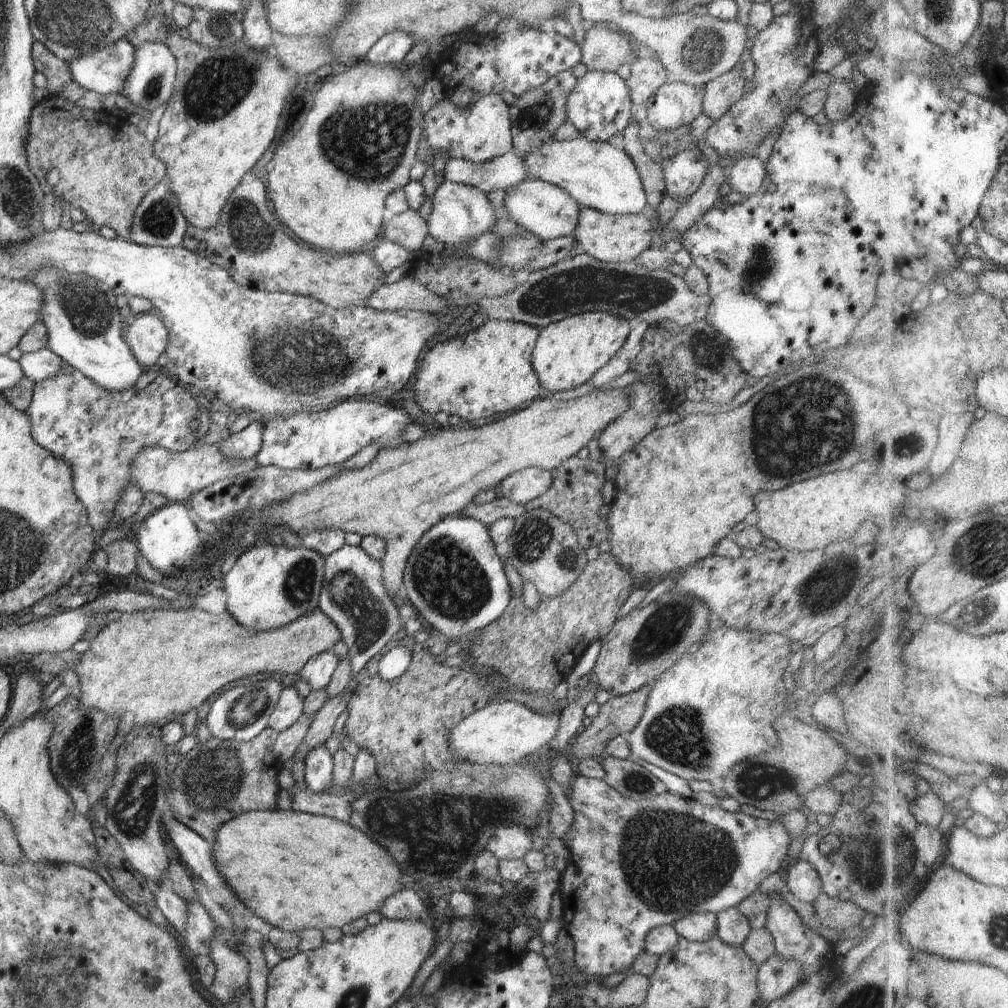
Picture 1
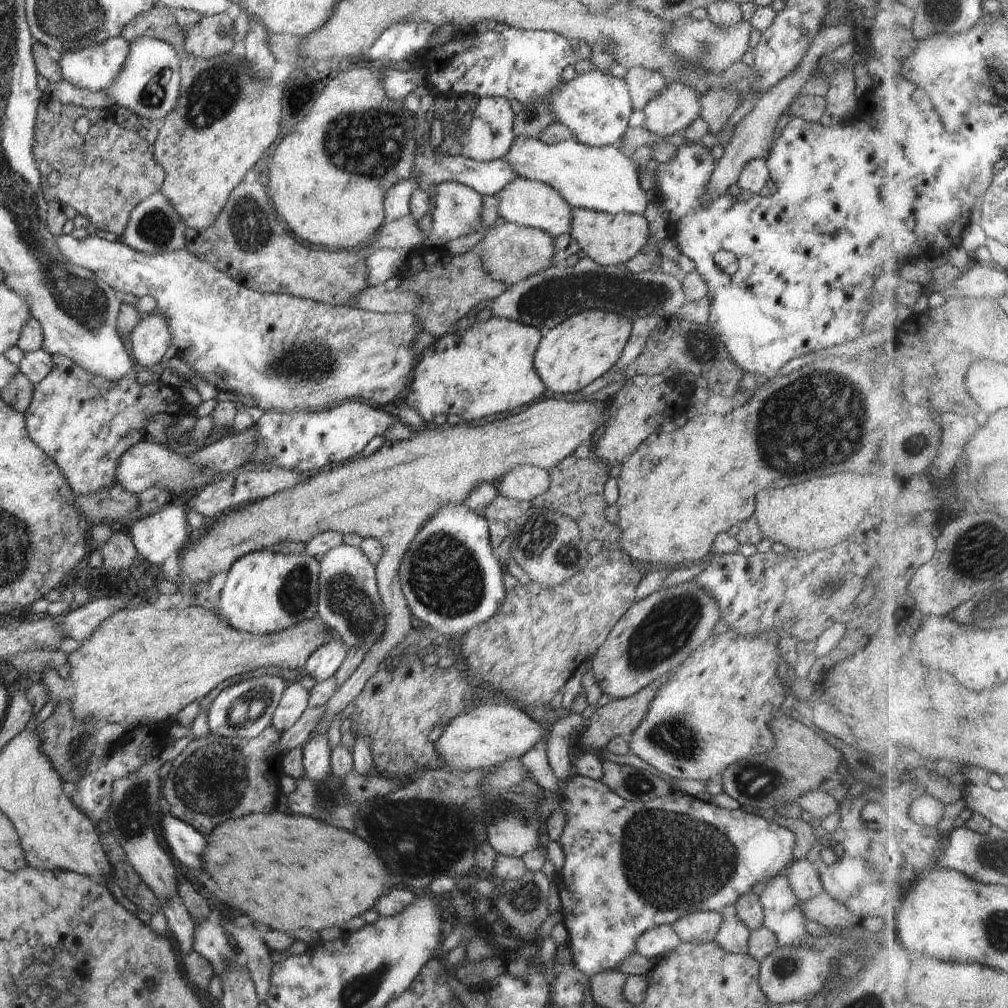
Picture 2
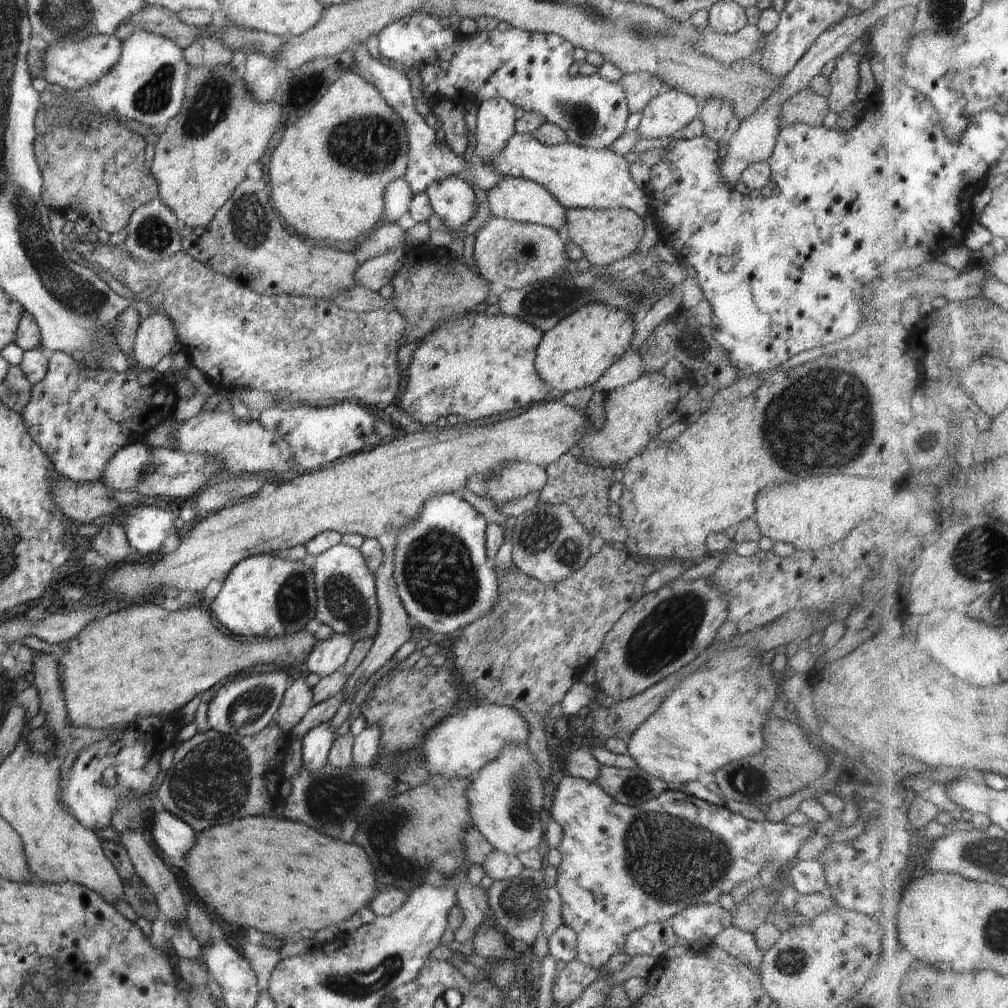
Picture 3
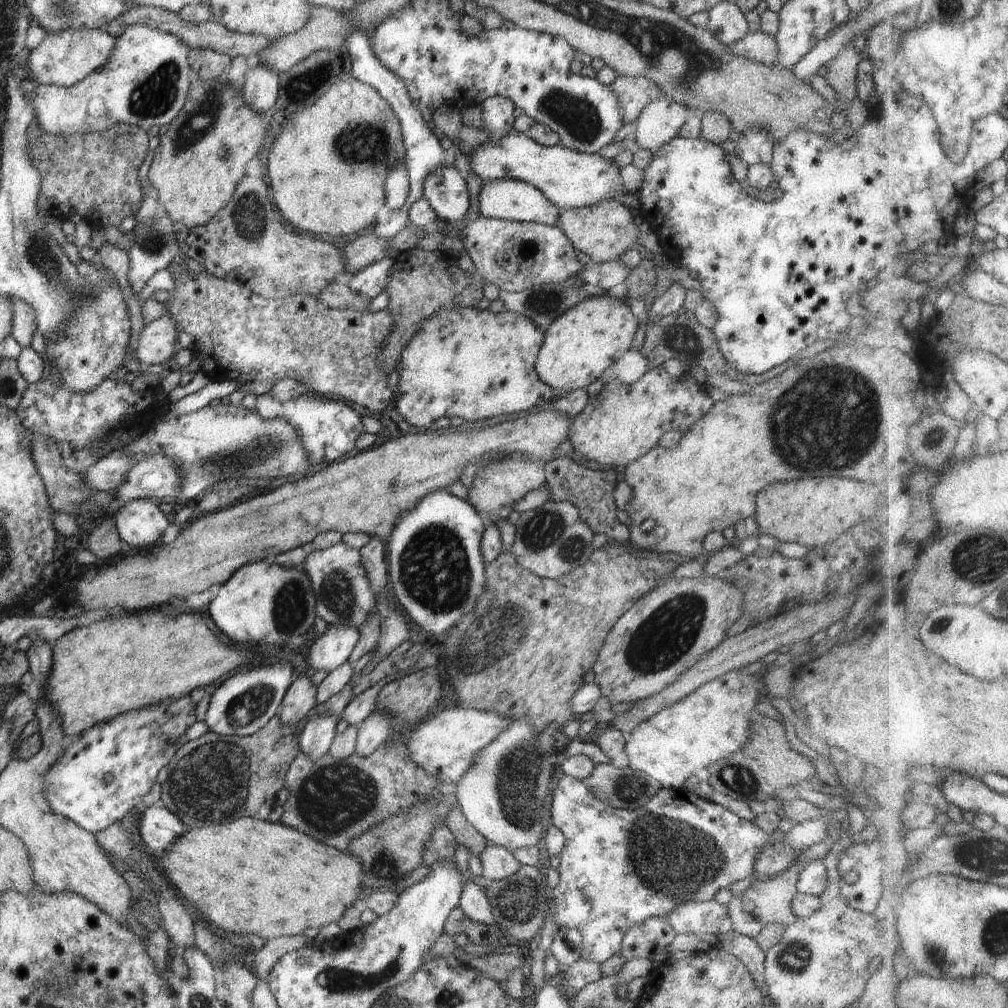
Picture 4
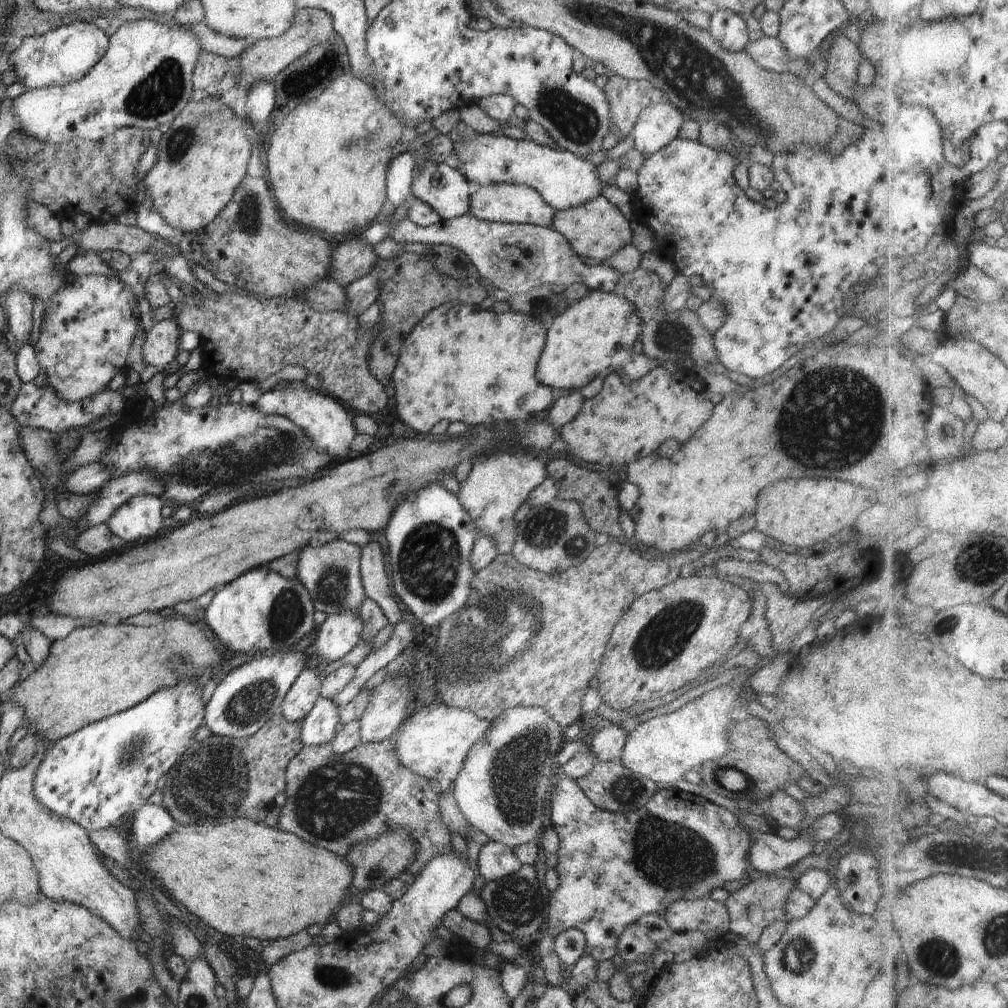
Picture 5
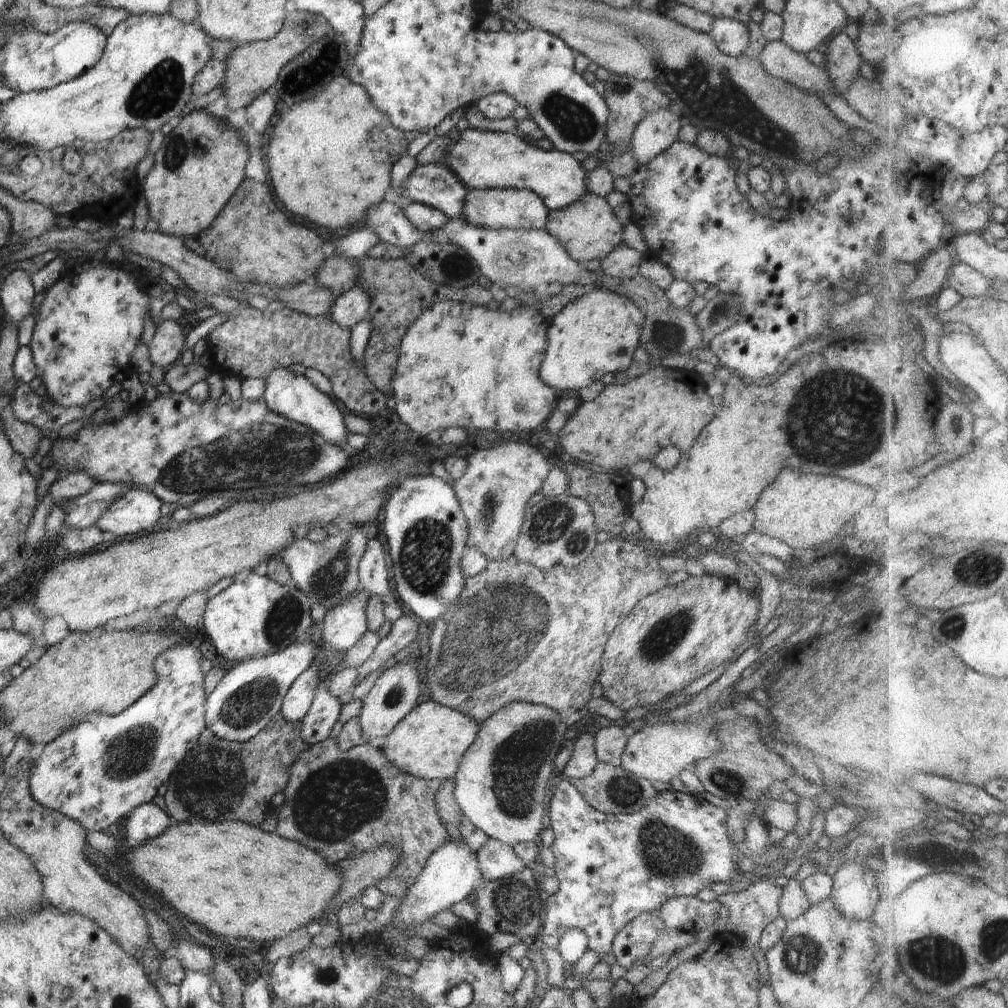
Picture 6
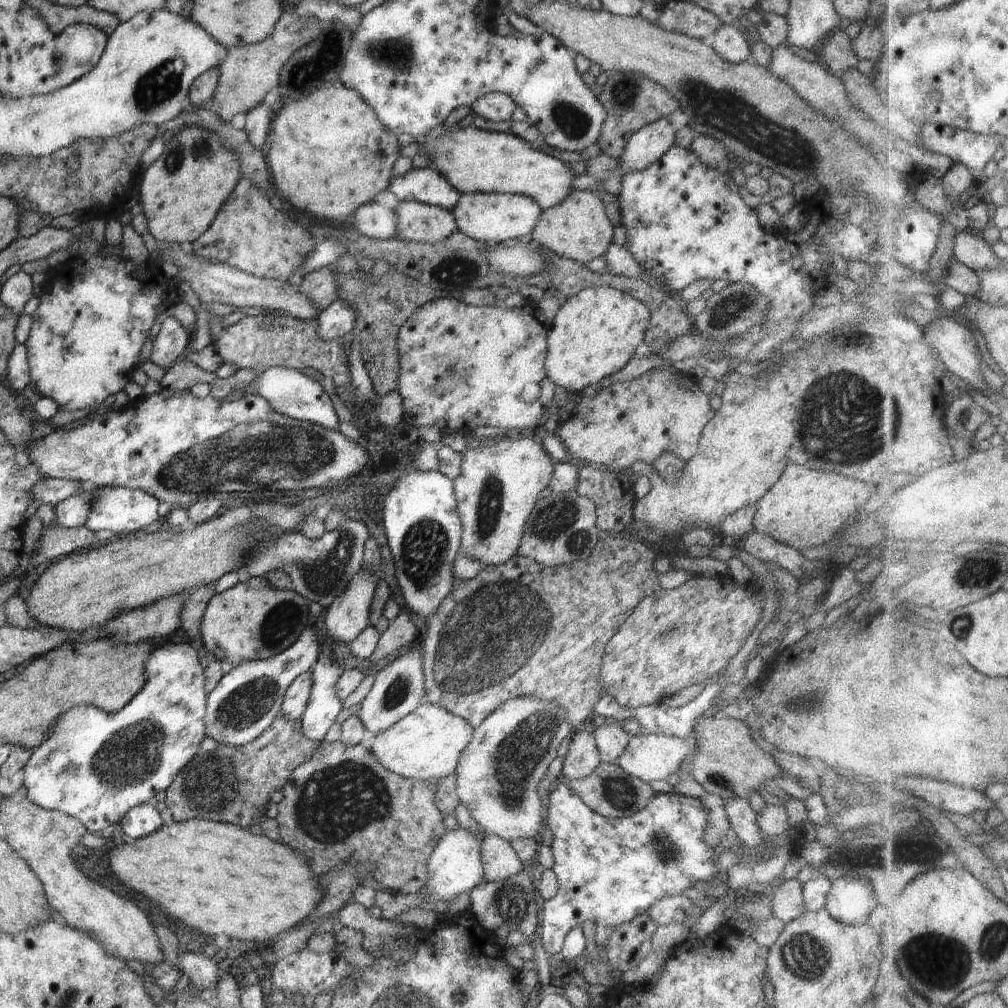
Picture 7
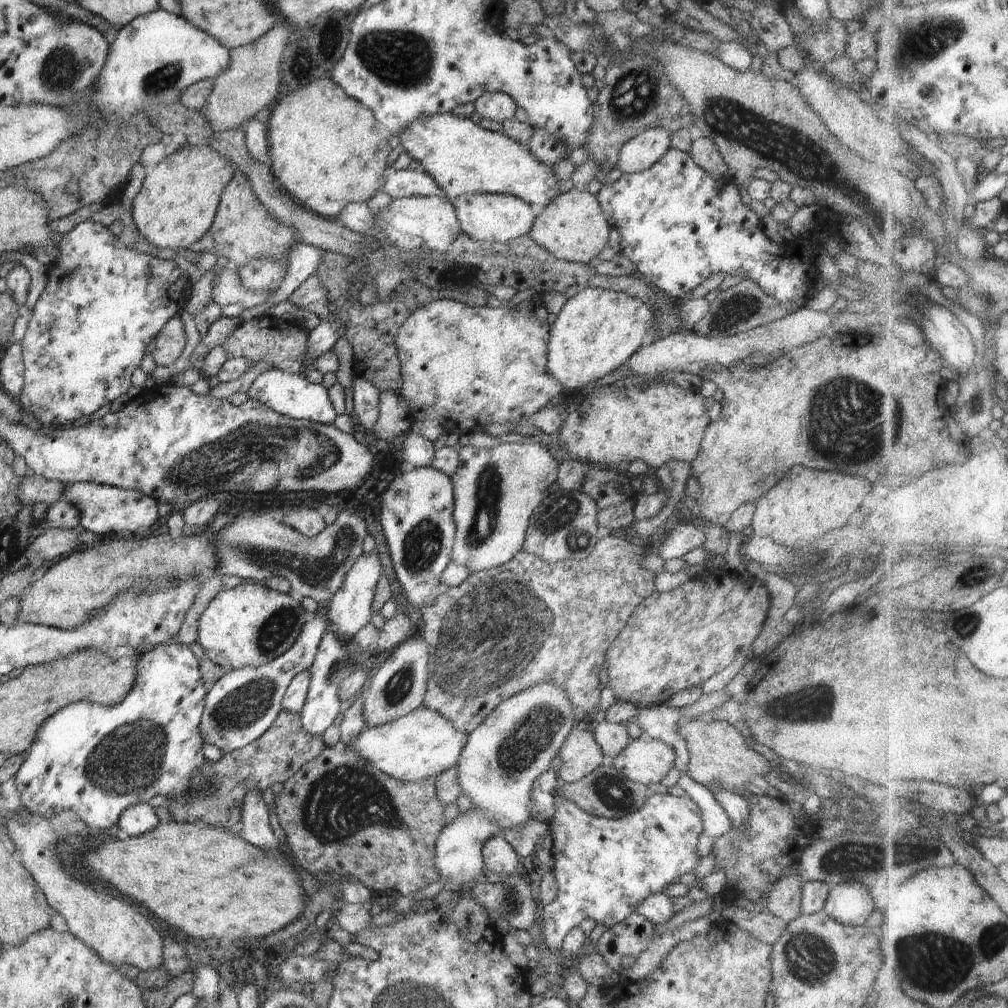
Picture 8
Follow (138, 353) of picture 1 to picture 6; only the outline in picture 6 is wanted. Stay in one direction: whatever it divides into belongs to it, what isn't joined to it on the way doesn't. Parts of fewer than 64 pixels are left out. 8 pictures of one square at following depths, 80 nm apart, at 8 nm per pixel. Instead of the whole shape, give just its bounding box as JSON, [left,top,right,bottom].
[147,319,186,370]

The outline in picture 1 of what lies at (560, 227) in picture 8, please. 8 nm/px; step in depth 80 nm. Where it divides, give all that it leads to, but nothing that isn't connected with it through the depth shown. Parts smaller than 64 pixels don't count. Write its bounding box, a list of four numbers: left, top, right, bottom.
[572,207,658,263]

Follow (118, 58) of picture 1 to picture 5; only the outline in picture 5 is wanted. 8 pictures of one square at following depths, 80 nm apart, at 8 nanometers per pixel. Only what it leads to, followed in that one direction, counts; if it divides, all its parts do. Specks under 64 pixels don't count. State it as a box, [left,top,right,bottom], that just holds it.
[7,21,110,91]

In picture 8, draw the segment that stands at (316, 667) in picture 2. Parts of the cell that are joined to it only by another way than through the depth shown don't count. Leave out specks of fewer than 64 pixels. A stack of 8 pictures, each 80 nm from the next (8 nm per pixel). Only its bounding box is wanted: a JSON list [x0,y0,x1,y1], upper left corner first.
[327,553,383,640]

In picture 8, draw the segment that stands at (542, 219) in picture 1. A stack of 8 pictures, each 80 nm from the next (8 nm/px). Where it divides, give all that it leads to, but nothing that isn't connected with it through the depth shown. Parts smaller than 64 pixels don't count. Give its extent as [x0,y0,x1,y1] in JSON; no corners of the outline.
[452,193,535,245]

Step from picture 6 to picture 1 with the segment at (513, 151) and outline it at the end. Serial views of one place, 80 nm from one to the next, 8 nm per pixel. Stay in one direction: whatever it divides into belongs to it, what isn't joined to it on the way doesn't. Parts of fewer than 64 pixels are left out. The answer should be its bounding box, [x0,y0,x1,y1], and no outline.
[520,136,647,216]

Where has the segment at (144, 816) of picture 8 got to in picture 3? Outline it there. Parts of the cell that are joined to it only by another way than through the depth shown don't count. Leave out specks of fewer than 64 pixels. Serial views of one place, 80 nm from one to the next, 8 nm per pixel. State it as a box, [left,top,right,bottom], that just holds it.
[152,807,194,869]

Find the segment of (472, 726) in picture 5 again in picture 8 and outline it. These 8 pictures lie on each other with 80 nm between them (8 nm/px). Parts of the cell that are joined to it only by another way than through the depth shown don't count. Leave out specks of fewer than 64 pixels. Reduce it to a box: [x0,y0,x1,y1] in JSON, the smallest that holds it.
[344,706,466,782]

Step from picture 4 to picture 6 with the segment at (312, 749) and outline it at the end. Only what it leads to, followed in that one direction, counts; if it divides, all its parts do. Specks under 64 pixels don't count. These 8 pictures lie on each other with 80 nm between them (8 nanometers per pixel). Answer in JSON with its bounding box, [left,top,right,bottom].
[301,683,342,745]

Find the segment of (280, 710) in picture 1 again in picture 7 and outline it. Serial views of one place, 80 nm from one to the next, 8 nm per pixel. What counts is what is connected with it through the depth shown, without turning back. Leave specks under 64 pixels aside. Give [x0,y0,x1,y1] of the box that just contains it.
[281,669,313,720]

